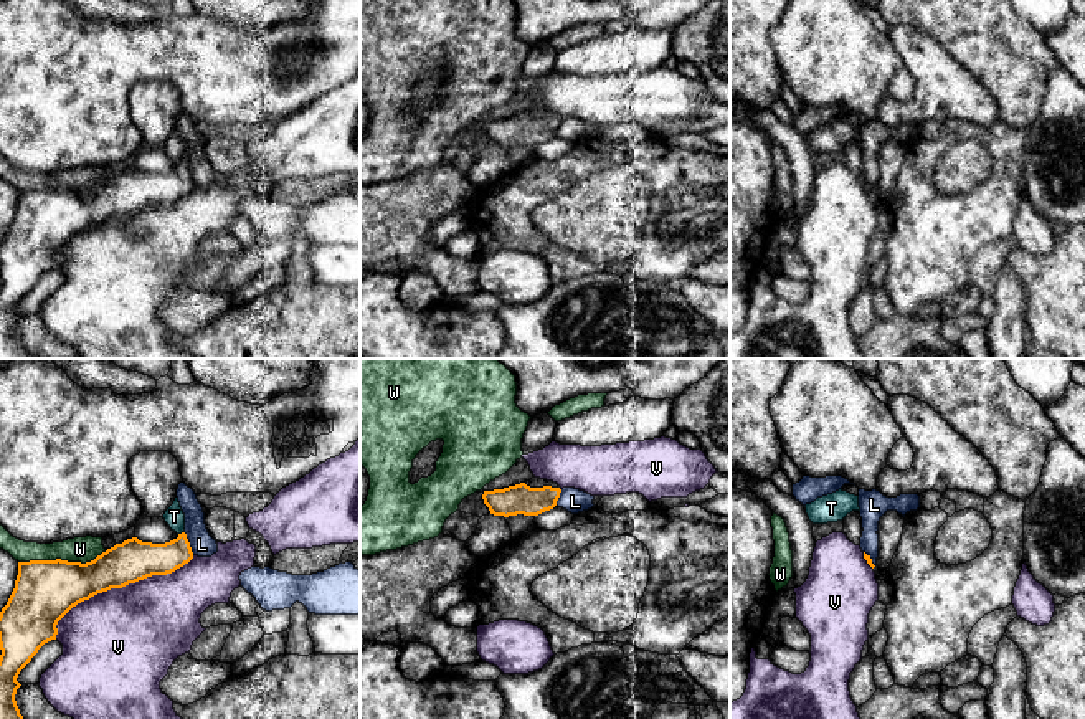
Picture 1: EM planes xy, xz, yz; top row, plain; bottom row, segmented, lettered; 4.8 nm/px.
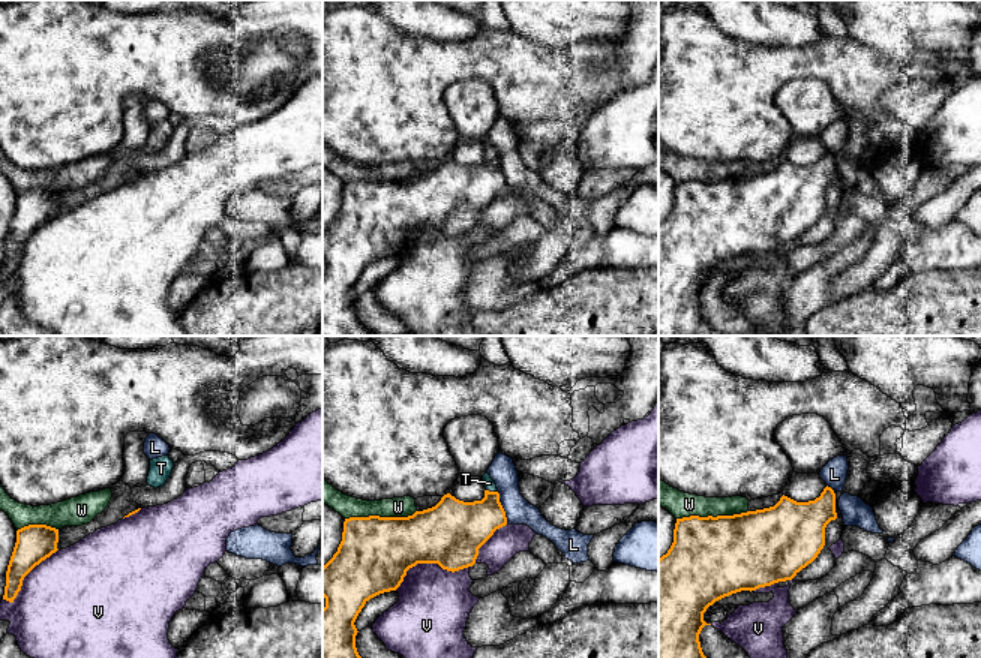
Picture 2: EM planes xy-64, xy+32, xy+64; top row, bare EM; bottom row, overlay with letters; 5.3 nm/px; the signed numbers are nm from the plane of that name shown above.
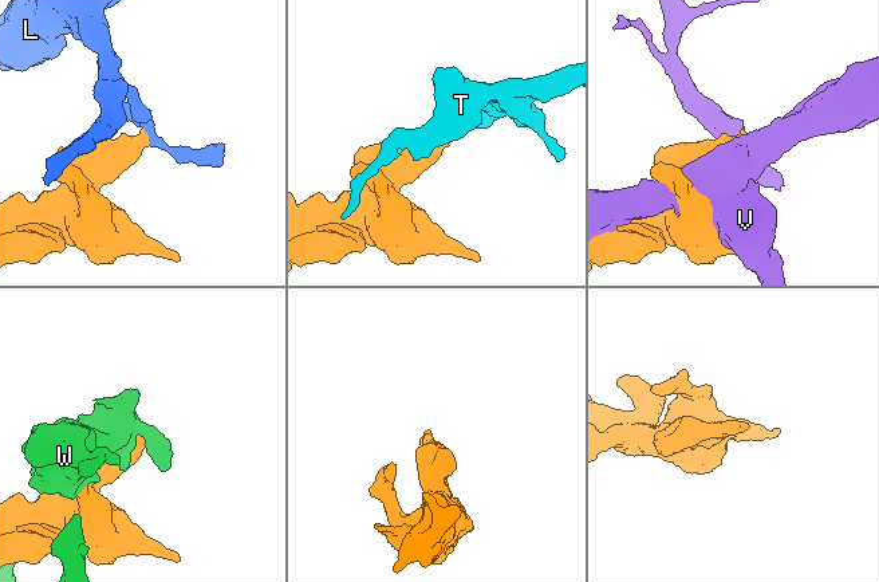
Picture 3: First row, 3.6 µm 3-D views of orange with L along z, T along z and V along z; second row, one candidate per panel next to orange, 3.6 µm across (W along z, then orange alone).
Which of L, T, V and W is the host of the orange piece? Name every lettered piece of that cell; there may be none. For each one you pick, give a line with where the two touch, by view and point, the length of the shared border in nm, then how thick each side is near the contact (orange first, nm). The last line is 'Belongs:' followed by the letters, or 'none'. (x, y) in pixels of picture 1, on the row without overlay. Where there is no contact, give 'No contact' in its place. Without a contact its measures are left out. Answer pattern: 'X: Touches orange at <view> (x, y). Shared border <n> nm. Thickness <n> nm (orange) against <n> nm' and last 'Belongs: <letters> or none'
T: Touches orange at xy (182, 162). Shared border 40 nm. Thickness 180 nm (orange) against 100 nm
Belongs: T

